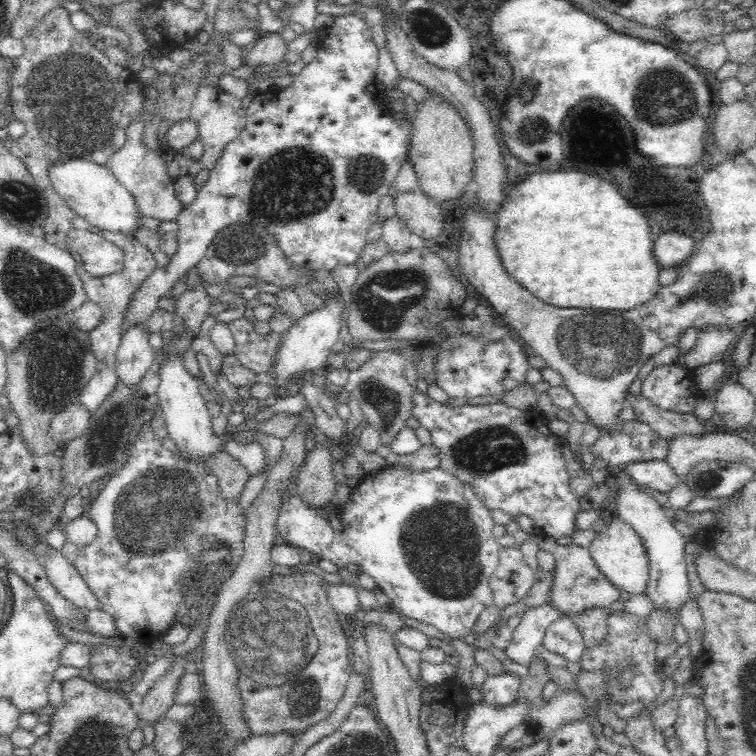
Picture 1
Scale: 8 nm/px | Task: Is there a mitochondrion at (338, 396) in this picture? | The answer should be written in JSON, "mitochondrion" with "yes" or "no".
{"mitochondrion":"no"}

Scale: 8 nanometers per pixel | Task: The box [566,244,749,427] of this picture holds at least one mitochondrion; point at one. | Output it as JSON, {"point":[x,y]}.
{"point":[718,289]}

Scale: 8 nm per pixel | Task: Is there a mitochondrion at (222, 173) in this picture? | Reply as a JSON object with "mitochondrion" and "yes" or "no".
{"mitochondrion":"no"}

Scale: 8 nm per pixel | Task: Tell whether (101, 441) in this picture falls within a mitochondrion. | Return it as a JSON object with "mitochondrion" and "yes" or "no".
{"mitochondrion":"yes"}

